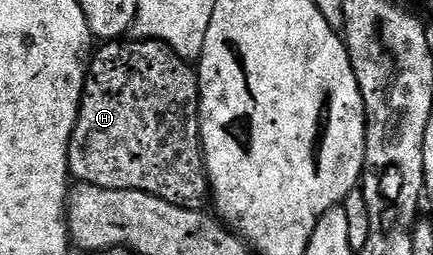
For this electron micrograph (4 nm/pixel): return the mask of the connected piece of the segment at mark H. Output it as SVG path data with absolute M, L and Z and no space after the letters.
M110 40L105 43L106 46L102 51L93 55L90 63L90 69L86 72L86 83L82 89L82 103L78 109L78 119L74 125L74 135L70 141L70 173L79 183L88 186L99 186L100 188L112 188L113 190L139 190L140 192L148 192L152 196L156 196L160 200L168 200L168 204L176 204L180 208L188 208L189 210L202 210L204 204L202 201L207 201L210 194L210 177L206 172L206 157L202 155L202 128L199 117L199 101L198 101L198 75L195 67L191 65L185 58L181 58L176 51L171 50L170 47L164 45L162 42L155 42L153 40L133 40L134 42L126 42L130 40Z

